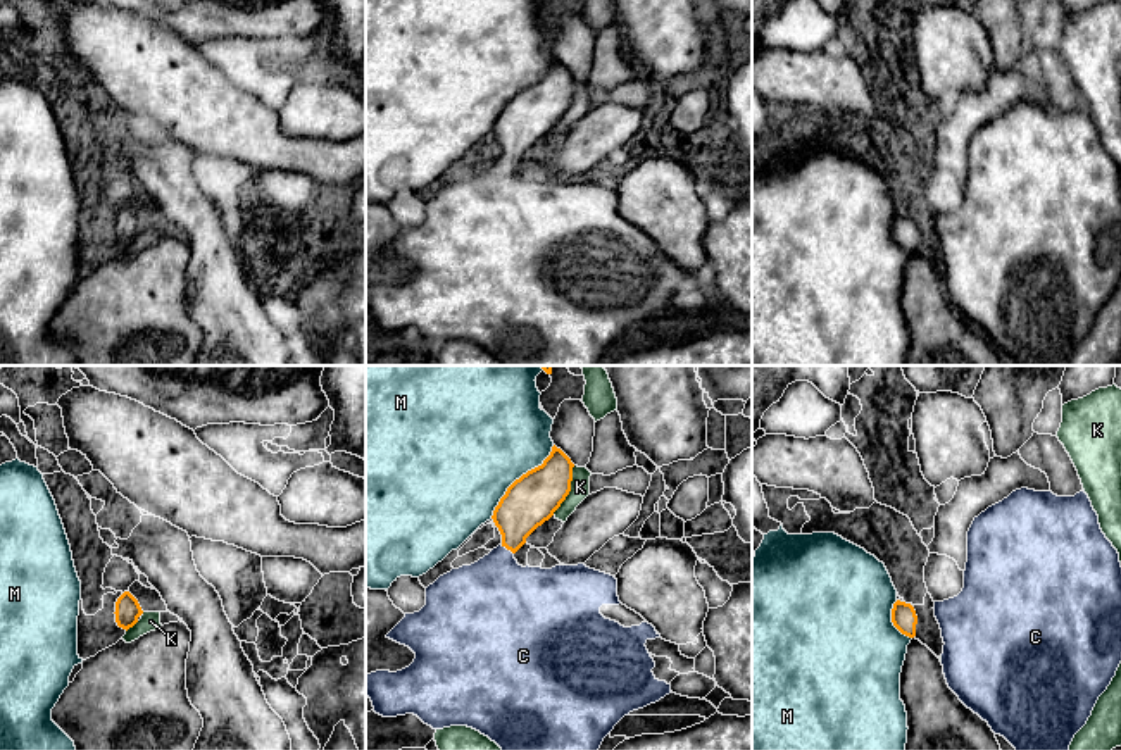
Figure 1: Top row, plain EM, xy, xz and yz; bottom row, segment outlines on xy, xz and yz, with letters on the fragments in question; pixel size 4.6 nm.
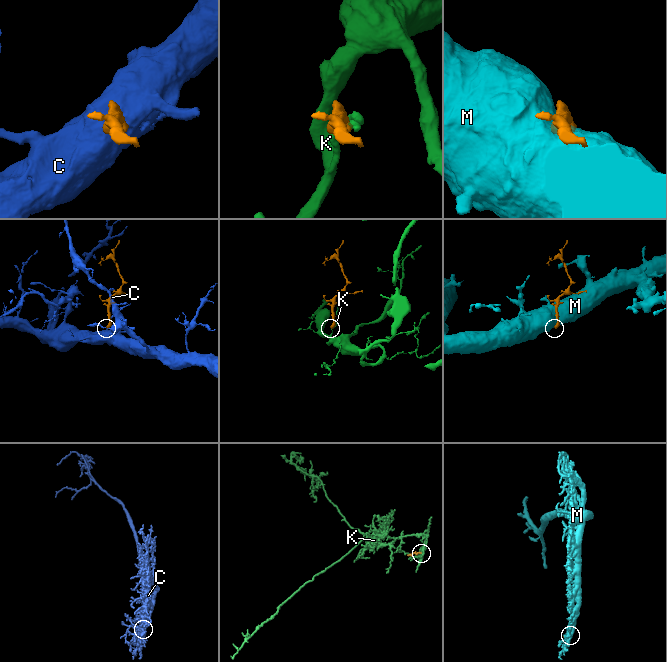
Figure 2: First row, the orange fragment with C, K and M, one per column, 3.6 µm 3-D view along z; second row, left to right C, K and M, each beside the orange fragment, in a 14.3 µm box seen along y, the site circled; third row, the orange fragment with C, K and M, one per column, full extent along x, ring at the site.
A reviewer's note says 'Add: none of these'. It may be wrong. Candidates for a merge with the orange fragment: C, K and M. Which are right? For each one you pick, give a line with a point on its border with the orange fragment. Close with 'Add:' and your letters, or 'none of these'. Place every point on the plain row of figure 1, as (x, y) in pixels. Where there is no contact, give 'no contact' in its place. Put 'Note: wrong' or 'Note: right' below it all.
C: xz (507, 162)
Add: C
Note: wrong

